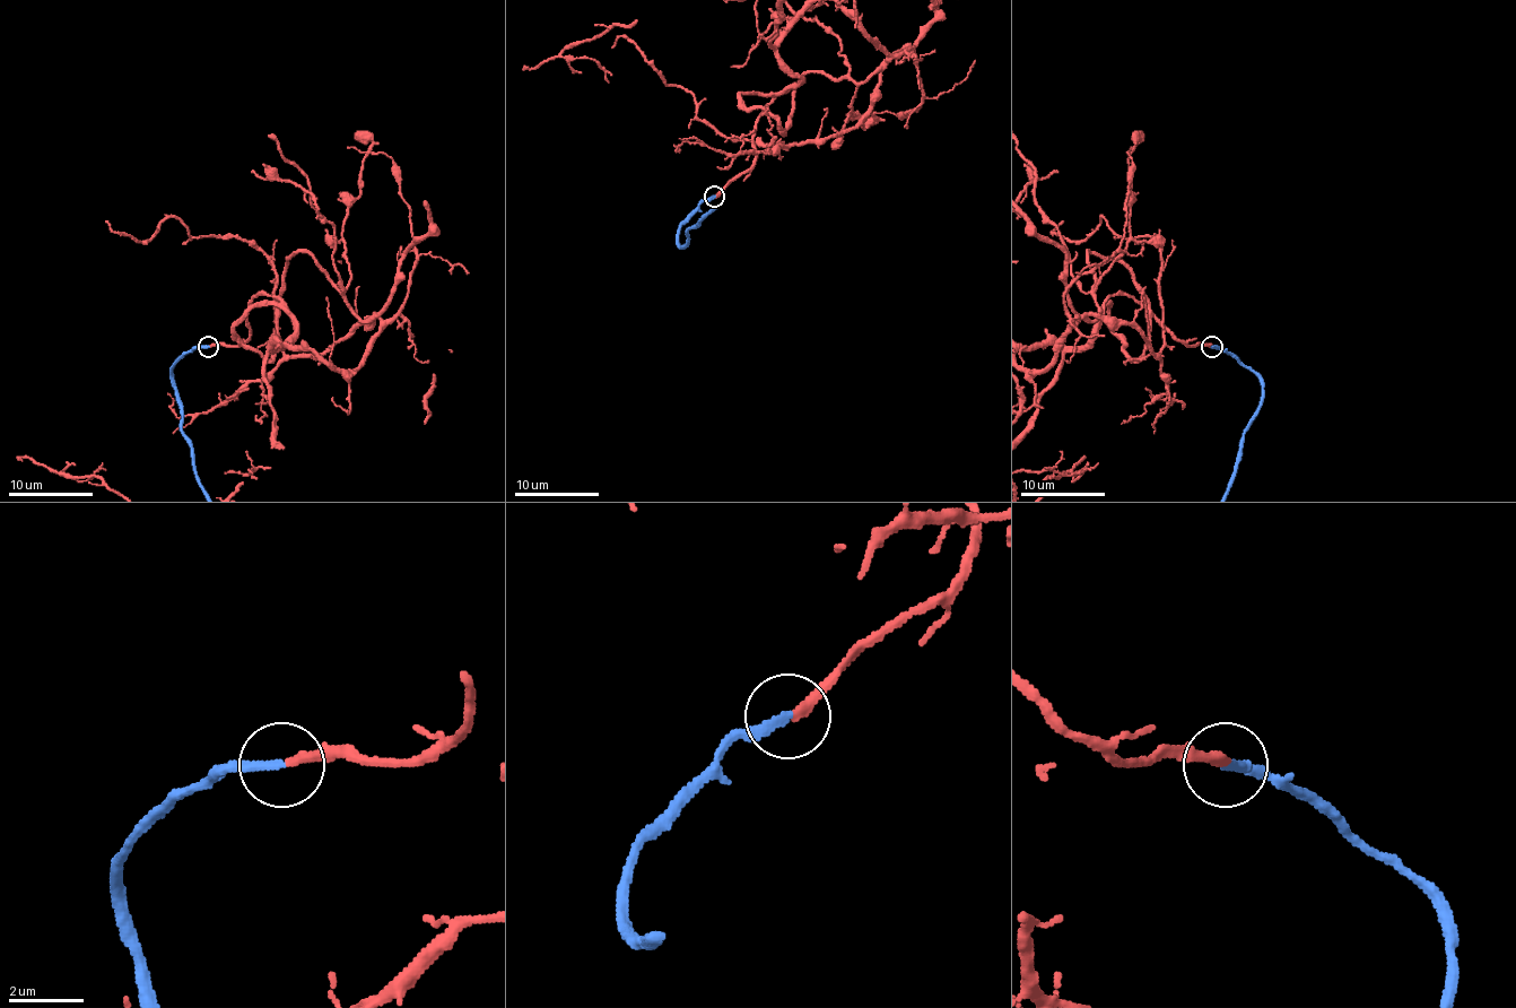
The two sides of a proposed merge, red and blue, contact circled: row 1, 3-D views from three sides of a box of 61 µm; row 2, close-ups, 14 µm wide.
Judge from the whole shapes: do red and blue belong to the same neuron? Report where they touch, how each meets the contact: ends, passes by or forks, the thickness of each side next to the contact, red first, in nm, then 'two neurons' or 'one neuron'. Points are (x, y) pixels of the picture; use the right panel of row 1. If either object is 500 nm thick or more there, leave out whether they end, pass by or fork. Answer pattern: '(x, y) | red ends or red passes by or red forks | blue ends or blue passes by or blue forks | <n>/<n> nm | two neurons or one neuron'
(1212, 347) | red ends | blue ends | 260/240 nm | one neuron

